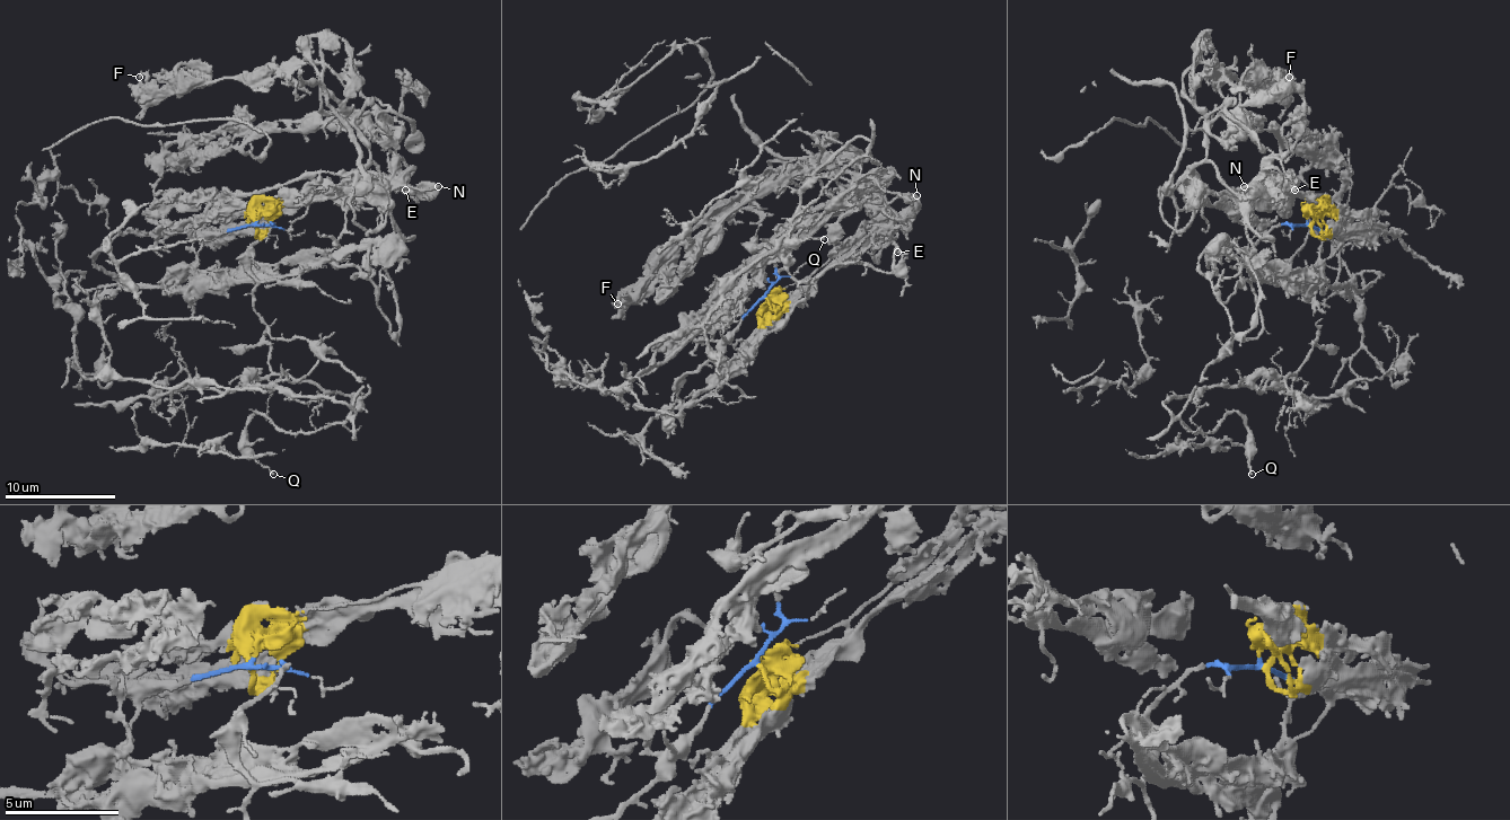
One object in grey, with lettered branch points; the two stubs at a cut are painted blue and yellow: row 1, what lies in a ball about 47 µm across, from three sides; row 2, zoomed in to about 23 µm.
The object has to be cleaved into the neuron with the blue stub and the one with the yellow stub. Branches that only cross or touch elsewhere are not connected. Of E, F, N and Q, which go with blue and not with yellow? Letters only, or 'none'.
Q

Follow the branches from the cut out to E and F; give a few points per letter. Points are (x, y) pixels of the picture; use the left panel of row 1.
E: (257, 221), (287, 196), (353, 193), (362, 187), (403, 185), (406, 174), (404, 191)
F: (257, 221), (287, 196), (367, 193), (387, 182), (384, 193), (345, 86), (325, 63), (158, 88), (139, 77)

